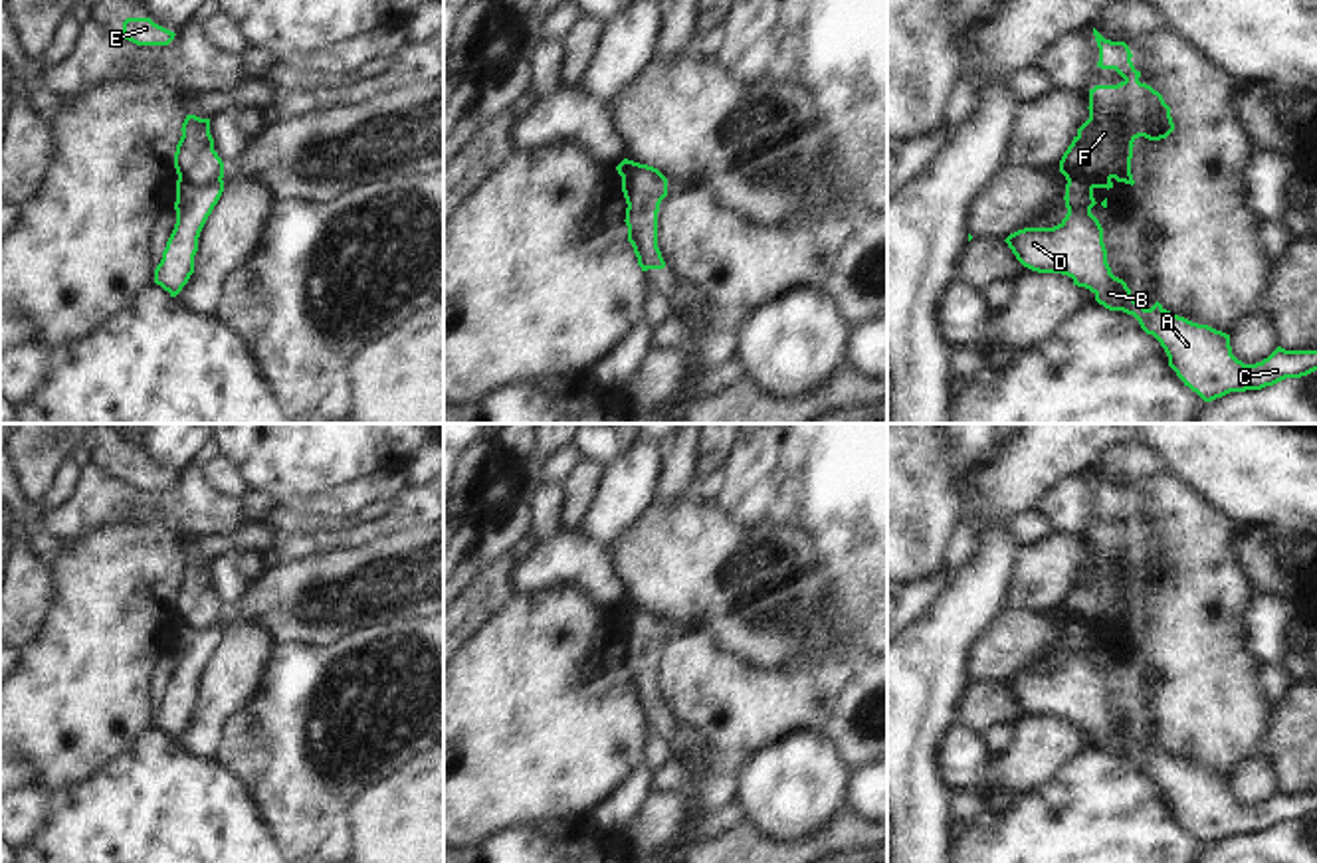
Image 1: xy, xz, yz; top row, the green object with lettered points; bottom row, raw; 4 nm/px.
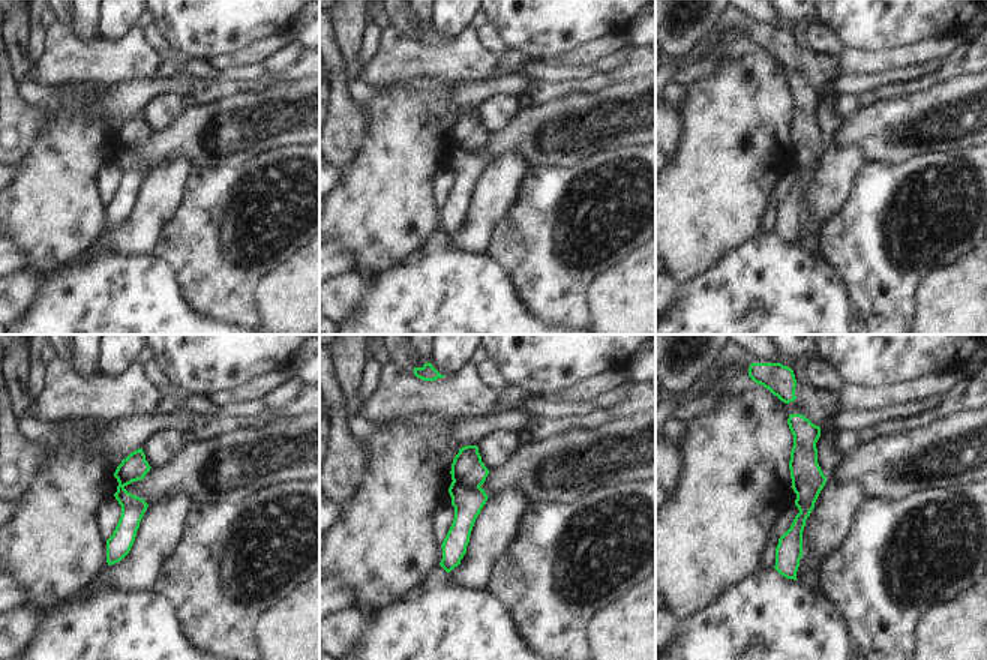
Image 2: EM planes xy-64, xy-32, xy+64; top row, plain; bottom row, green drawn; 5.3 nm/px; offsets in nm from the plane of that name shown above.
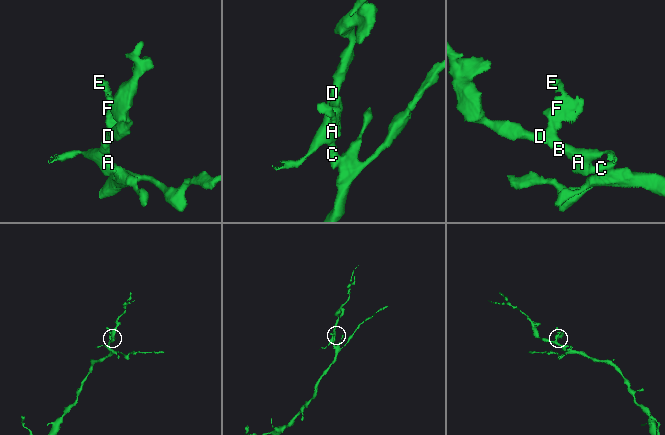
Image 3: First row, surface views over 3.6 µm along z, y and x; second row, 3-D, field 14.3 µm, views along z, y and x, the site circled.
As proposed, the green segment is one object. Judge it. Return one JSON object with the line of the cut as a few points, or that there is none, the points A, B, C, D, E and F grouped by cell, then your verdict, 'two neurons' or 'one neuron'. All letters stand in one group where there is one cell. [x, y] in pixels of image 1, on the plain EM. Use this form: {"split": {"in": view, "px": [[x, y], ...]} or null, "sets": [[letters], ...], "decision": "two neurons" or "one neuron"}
{"split": {"in": "xy", "px": [[179, 620], [195, 630], [220, 624]]}, "sets": [["A", "B", "C", "D"], ["E", "F"]], "decision": "two neurons"}

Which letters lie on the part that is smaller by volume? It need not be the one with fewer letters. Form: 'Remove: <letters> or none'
Remove: E, F.

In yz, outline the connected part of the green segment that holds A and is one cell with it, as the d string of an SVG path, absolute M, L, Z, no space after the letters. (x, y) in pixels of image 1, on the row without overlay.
M1065 622L1065 661L1054 671L1024 671L1004 685L1016 703L1038 717L1062 717L1085 730L1109 754L1133 758L1168 800L1168 810L1204 845L1230 835L1262 833L1285 821L1301 821L1317 814L1317 794L1285 794L1277 790L1267 802L1244 808L1232 798L1230 778L1192 766L1166 754L1159 744L1145 752L1131 740L1127 726L1111 717L1103 671L1091 657L1097 647L1093 629Z

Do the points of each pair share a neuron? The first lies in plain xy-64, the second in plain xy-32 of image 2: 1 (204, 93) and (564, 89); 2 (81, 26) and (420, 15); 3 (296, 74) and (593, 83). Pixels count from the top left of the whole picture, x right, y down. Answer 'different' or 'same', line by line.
1: same
2: same
3: same

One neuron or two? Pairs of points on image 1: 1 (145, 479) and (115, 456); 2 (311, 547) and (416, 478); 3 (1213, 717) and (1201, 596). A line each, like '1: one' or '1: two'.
1: one
2: two
3: one

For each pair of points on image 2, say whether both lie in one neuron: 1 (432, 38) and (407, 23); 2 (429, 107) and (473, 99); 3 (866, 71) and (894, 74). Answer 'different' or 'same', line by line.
1: same
2: different
3: same

